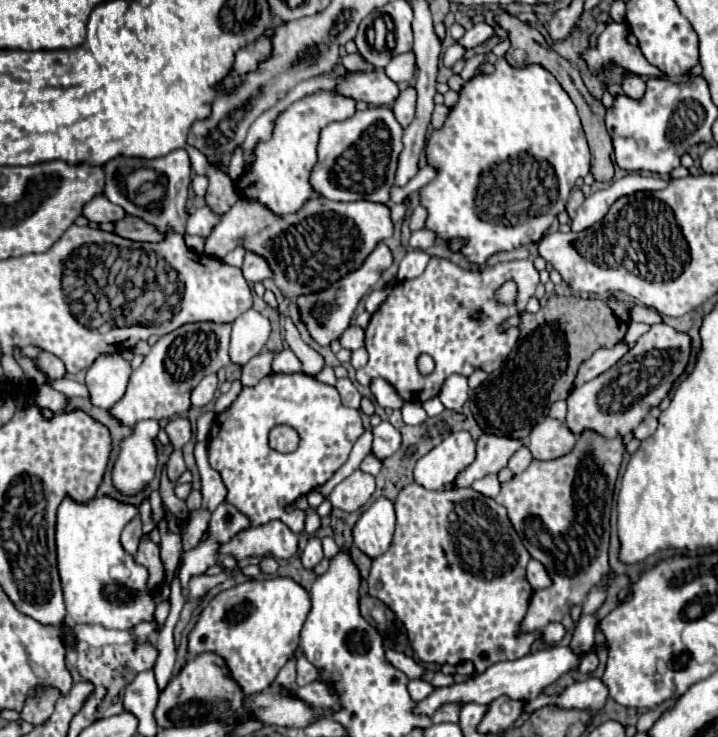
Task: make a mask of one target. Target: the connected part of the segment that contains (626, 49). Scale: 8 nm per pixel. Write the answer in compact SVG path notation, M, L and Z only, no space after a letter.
M609 22L597 36L597 44L581 52L581 58L591 62L593 74L601 74L607 64L629 70L639 76L661 76L661 72L647 62L639 46L627 42L629 28L625 22Z

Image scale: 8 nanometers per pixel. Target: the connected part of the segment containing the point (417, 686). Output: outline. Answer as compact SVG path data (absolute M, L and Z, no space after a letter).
M411 680L409 682L409 694L415 702L423 702L433 690L435 690L435 686L431 682L425 682L425 680Z

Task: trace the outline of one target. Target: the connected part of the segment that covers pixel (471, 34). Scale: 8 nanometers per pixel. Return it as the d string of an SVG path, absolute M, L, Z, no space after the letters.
M481 22L481 24L475 24L471 30L467 30L467 32L463 34L463 38L459 40L459 44L461 44L465 50L469 50L469 48L475 48L475 46L483 44L483 42L489 40L491 36L493 36L493 26Z

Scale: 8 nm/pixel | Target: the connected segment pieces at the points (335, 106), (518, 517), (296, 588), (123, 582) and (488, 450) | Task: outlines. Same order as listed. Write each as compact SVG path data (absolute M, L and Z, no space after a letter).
M327 90L313 96L307 96L293 106L289 106L277 120L275 120L275 132L271 140L261 142L255 150L255 164L245 170L245 174L237 180L235 192L243 198L255 198L261 204L265 204L275 214L291 214L297 212L313 194L313 188L309 184L311 170L317 162L317 138L319 132L337 120L351 118L355 114L355 100L345 98L339 92Z
M585 430L569 454L547 462L533 460L525 472L501 484L495 502L507 508L509 520L525 548L547 568L553 580L549 588L533 594L527 616L521 622L523 632L559 622L575 604L583 604L591 588L599 586L609 572L609 510L623 456L623 438L609 440L595 430Z
M291 578L247 580L235 588L217 594L201 612L197 626L189 636L189 658L201 652L215 652L225 658L231 676L245 694L257 694L269 688L277 672L295 656L299 632L311 610L307 590Z
M109 496L75 504L65 498L57 512L57 566L67 606L75 624L99 624L113 630L133 630L139 622L151 622L155 600L149 594L149 570L129 556L121 542L121 530L139 512L131 504L119 504Z
M483 434L477 440L477 458L469 464L457 478L453 480L453 488L467 488L475 480L497 474L501 468L507 466L507 460L521 448L521 440L511 440L505 436L489 436Z

